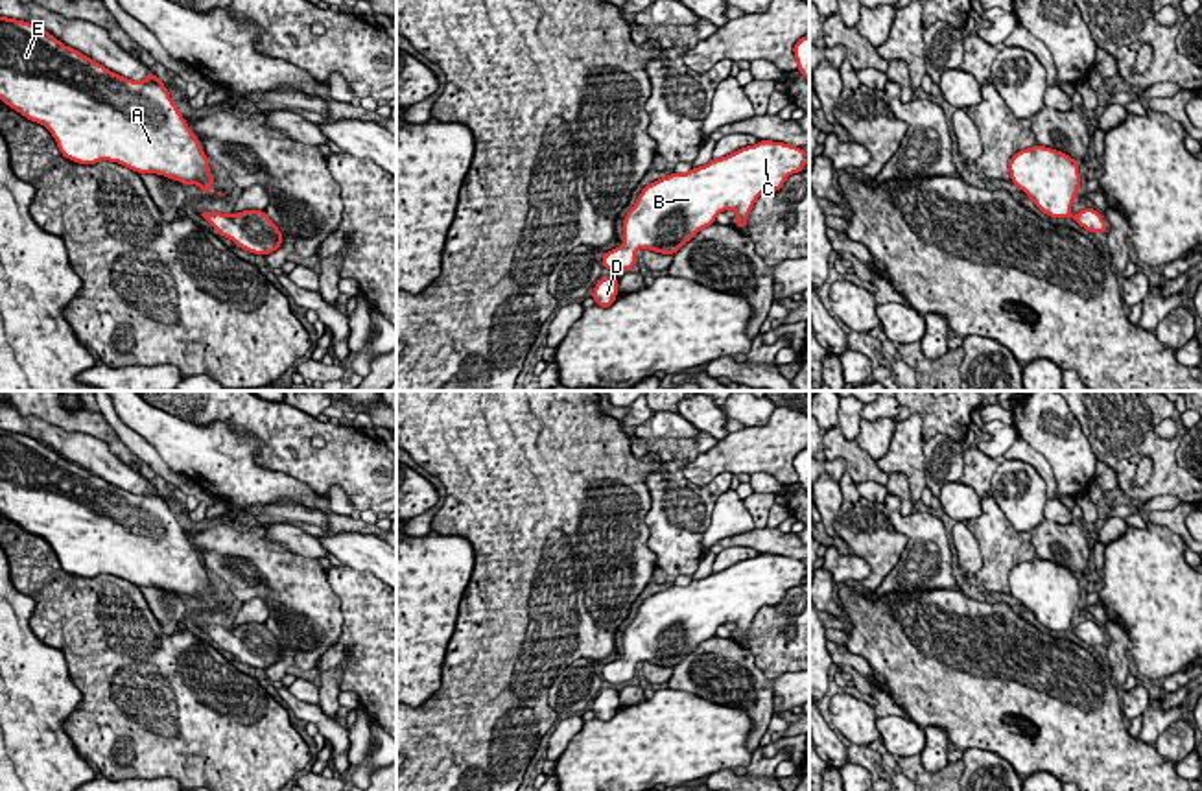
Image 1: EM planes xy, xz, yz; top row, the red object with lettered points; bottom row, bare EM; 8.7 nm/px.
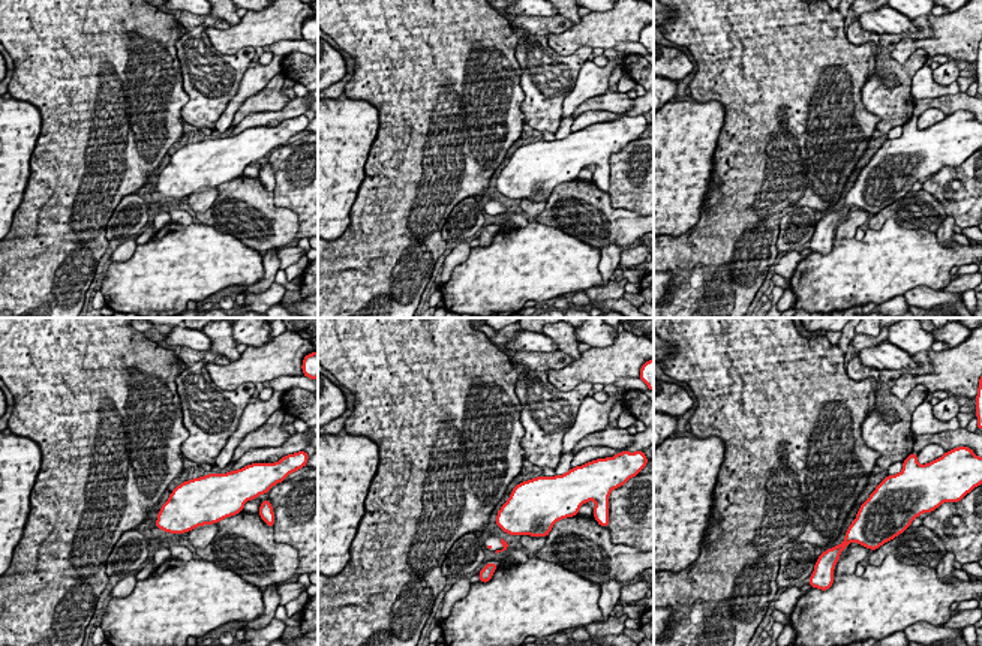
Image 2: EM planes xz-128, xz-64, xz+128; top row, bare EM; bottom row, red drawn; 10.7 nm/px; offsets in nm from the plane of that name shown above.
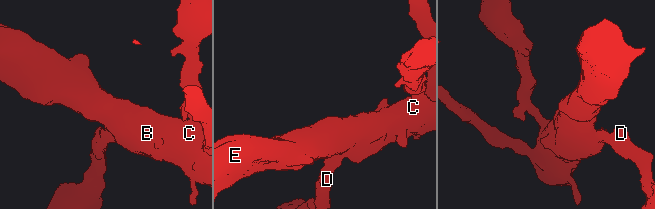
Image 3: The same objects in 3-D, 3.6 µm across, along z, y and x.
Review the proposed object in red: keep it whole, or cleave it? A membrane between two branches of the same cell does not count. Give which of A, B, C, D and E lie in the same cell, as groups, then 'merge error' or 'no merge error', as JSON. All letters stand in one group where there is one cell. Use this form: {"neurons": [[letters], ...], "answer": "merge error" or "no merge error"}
{"neurons": [["A", "B", "C", "D", "E"]], "answer": "no merge error"}

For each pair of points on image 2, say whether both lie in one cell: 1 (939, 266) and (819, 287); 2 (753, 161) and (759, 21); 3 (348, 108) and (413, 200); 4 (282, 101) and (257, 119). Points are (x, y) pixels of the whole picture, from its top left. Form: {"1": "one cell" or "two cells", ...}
{"1": "one cell", "2": "one cell", "3": "two cells", "4": "two cells"}

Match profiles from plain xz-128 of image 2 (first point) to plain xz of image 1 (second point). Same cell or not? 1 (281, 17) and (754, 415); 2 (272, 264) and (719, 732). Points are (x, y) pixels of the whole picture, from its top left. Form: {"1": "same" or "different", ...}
{"1": "different", "2": "different"}

